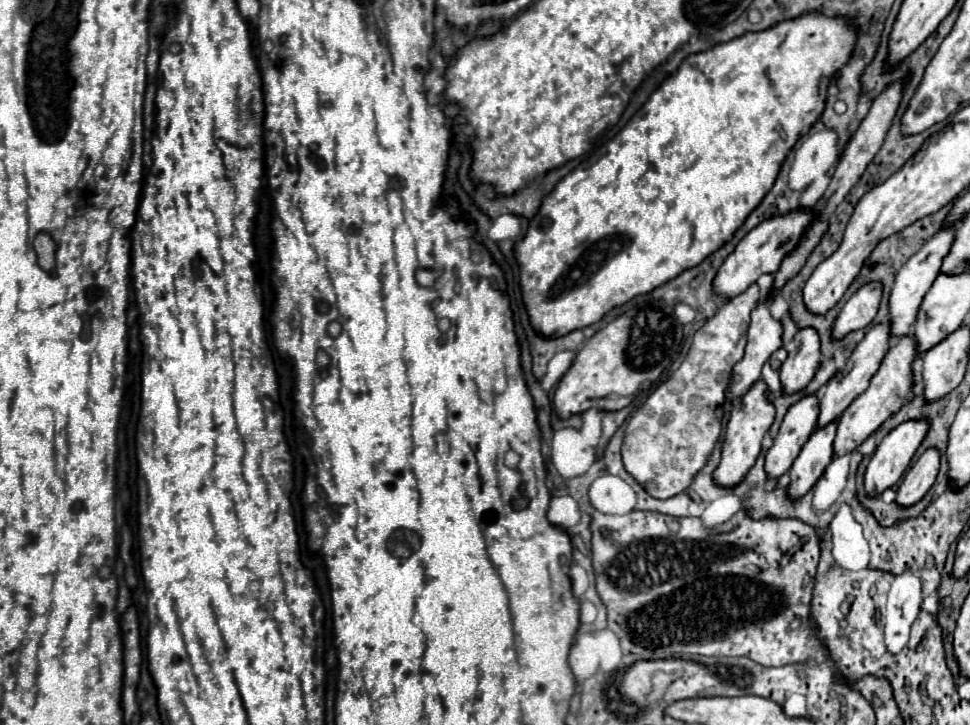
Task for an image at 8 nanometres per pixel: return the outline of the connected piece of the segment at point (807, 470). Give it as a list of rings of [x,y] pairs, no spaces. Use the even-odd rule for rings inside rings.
[[[829,423],[823,429],[817,429],[809,441],[803,445],[799,457],[789,469],[789,489],[791,499],[799,499],[811,491],[817,479],[823,475],[825,467],[833,459],[833,439],[837,423]]]

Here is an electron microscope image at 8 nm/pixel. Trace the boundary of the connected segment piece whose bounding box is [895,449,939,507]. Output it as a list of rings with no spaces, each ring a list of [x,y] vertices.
[[[927,449],[917,459],[917,463],[909,469],[903,483],[899,485],[895,503],[899,507],[911,507],[917,501],[921,501],[923,495],[931,489],[937,473],[939,473],[939,451],[937,449]]]

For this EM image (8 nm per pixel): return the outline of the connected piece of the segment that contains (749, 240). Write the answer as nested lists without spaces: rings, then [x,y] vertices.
[[[791,211],[783,217],[771,217],[763,223],[759,223],[753,231],[749,231],[735,251],[725,259],[725,263],[719,267],[715,279],[713,279],[713,291],[717,297],[733,299],[739,293],[743,293],[751,283],[755,283],[761,273],[775,273],[779,269],[779,263],[783,257],[799,243],[799,237],[803,237],[803,229],[807,229],[811,219],[811,211]]]

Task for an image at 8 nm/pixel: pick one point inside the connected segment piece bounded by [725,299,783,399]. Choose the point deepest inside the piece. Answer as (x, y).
(764, 336)

